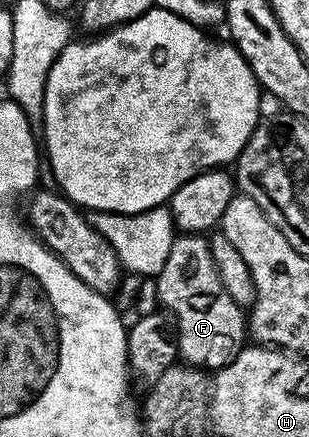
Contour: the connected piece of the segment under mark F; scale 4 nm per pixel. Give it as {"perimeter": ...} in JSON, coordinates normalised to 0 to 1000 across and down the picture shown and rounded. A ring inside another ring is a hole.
{"perimeter":[[[573,535],[560,542],[553,581],[540,581],[540,600],[528,600],[528,618],[502,634],[508,648],[508,686],[524,707],[566,735],[573,773],[573,812],[595,831],[628,838],[712,838],[744,833],[757,812],[780,803],[786,780],[799,769],[796,716],[722,664],[722,645],[709,645],[702,611],[689,606],[673,547],[650,535]]]}

